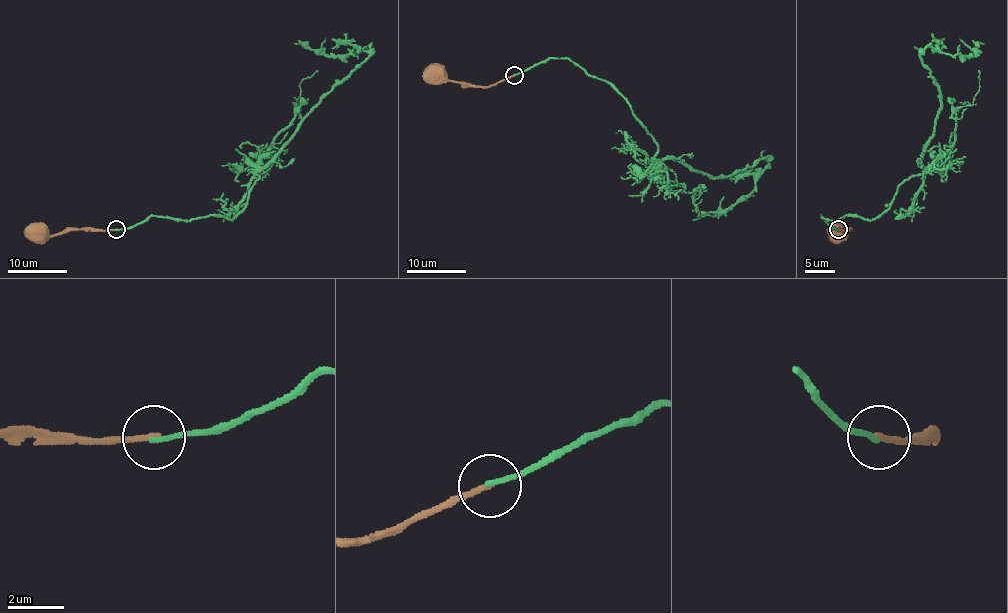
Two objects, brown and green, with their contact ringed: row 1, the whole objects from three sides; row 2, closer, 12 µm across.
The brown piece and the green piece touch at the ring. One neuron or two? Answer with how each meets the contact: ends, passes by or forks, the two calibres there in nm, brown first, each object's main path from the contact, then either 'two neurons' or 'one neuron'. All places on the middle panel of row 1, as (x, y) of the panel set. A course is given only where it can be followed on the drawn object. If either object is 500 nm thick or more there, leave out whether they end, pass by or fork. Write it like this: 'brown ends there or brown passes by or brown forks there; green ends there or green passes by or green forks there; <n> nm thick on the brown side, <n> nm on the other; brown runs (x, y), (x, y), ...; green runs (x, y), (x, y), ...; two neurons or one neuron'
brown ends there; green ends there; 200 nm thick on the brown side, 180 nm on the other; brown runs (515, 75), (489, 86), (464, 86), (435, 71); green runs (515, 75), (570, 59), (625, 99), (657, 143), (657, 159), (730, 177), (767, 156), (748, 195), (692, 220); two neurons

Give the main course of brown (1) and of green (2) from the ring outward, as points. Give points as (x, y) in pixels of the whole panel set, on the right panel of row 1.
1: (839, 229), (849, 227), (843, 235), (834, 235)
2: (839, 230), (821, 215), (876, 218), (923, 172), (940, 90), (920, 56), (930, 47), (972, 56), (984, 44)

